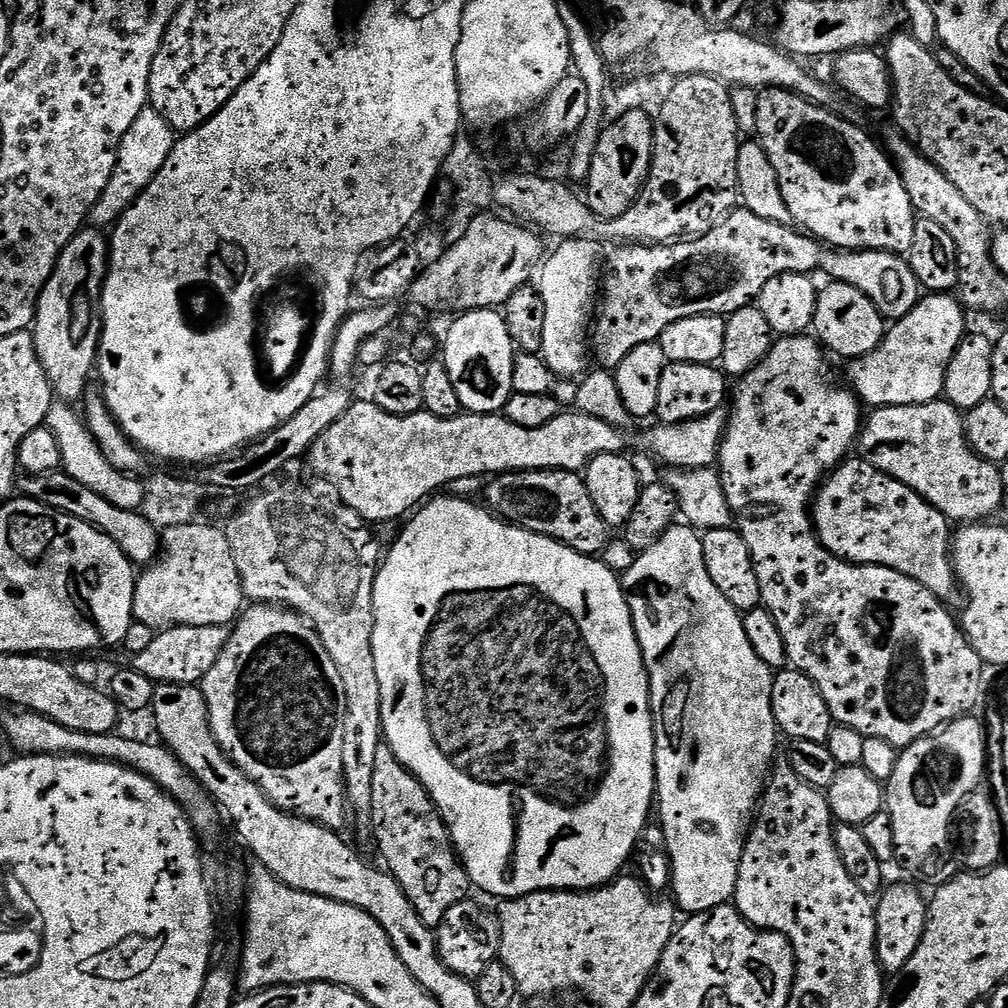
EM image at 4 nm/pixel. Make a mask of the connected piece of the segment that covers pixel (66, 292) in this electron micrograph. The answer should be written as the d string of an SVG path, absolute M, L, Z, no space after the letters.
M88 226L76 233L56 259L56 269L36 303L34 335L38 358L61 401L76 402L86 391L84 383L98 364L102 313L100 296L110 263L110 240L103 231Z

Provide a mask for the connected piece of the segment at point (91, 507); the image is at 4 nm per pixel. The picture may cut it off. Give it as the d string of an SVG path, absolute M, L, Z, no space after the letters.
M66 471L47 472L37 476L21 475L18 480L18 492L21 497L37 500L54 510L65 512L94 526L99 532L109 536L133 565L148 566L161 553L161 529L152 525L141 511L122 510L122 506L114 506L114 502L106 502L102 494L94 494L90 486L82 486L78 478L70 478L70 474Z

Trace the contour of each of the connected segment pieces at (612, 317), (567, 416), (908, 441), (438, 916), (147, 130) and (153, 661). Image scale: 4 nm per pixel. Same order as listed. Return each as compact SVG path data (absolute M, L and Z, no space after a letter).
M743 206L737 207L735 210L729 212L728 215L725 216L719 224L714 225L705 236L685 238L679 242L670 244L647 245L639 242L628 242L623 246L613 248L616 249L613 250L612 257L610 257L609 260L607 257L606 263L602 268L602 295L598 300L598 311L594 317L594 327L590 332L590 348L594 353L594 360L596 356L597 362L600 363L597 365L604 370L614 370L622 362L622 358L626 358L626 354L630 354L630 350L634 350L643 344L657 343L661 334L666 330L666 326L674 326L674 322L682 322L682 318L694 318L695 316L723 316L727 318L731 316L733 312L749 307L749 305L759 297L762 286L766 286L766 282L770 282L770 278L778 278L787 272L812 274L815 273L814 270L819 264L821 270L828 275L828 278L862 290L862 294L866 294L866 298L870 298L882 315L892 322L901 320L903 316L910 314L910 310L914 310L914 306L922 298L922 289L918 278L903 255L895 252L879 252L876 248L865 248L863 250L826 250L825 245L817 240L815 236L803 230L797 230L795 227L787 224L779 224L778 222L770 222L766 218L758 218L758 214L748 211L748 209Z
M357 399L348 407L346 414L342 414L314 442L307 452L306 462L340 491L338 499L341 504L358 513L369 525L377 526L399 516L407 517L417 506L460 478L474 475L493 477L502 472L537 472L543 468L579 473L602 454L625 451L624 436L620 433L623 431L617 425L579 410L571 411L561 411L560 416L554 418L554 422L546 422L546 426L526 430L526 426L514 426L514 422L507 420L503 414L461 414L454 418L438 418L421 410L409 416L395 416L386 414L386 410L379 408L371 399Z
M942 398L926 404L890 406L869 411L860 429L858 452L869 464L926 498L954 524L987 521L1004 500L1004 478L999 465L983 459L973 450L965 434L961 409Z
M387 746L380 747L374 761L371 828L384 859L383 867L402 886L414 910L418 910L418 918L422 918L428 928L439 928L450 906L469 899L468 872L456 855L452 833L432 801L432 795Z
M150 106L141 110L138 118L134 118L134 123L130 125L130 130L126 130L122 138L116 155L114 174L110 174L110 182L106 182L106 190L102 190L98 202L94 202L92 207L90 220L97 229L111 229L127 208L142 195L146 186L154 182L154 174L158 174L158 170L166 166L166 158L170 158L170 150L174 150L177 139L178 134L172 129L170 122L166 122L166 118L158 114L158 110Z
M178 625L157 631L154 642L150 642L142 654L131 657L131 671L150 678L157 684L195 684L199 685L204 675L218 662L228 641L229 629L222 625L190 626Z

